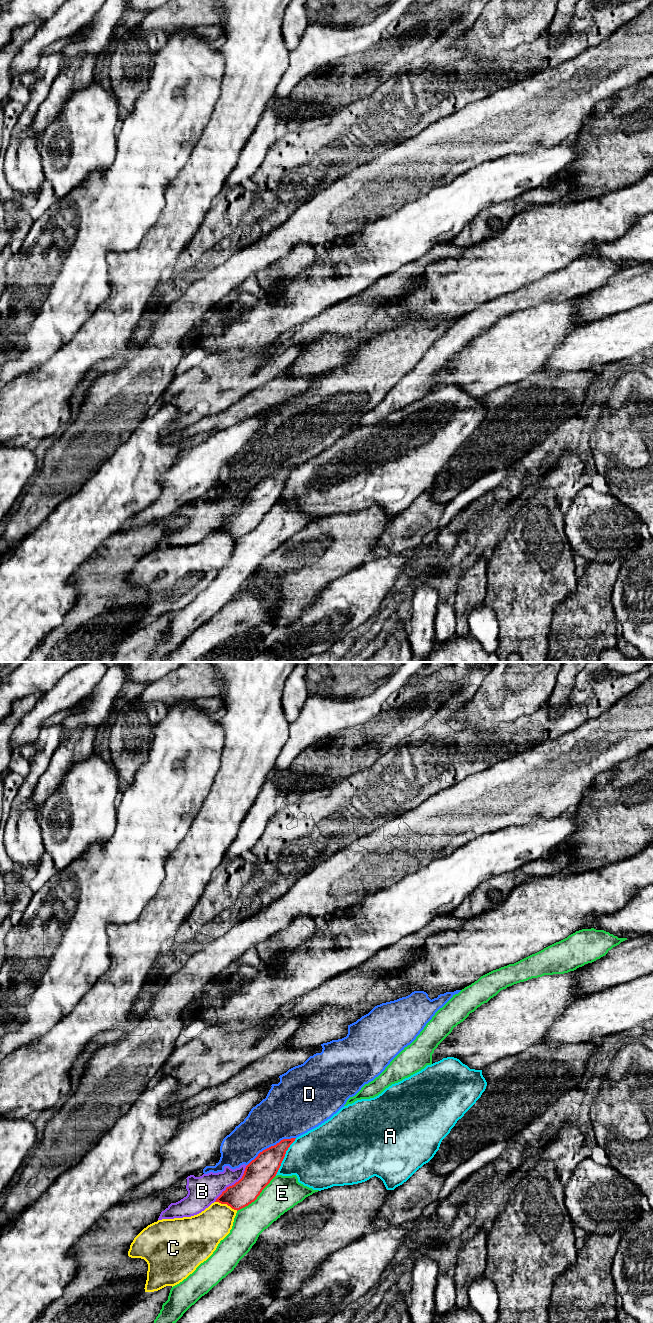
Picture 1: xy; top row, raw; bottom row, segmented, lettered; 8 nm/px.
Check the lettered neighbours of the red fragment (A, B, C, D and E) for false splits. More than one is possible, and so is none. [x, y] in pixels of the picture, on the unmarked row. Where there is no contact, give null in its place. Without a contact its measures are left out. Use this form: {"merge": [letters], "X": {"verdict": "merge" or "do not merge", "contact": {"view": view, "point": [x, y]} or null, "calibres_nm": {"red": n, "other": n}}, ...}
{"merge": [], "A": {"verdict": "do not merge", "contact": {"view": "xy", "point": [284, 484]}, "calibres_nm": {"red": 220, "other": 420}}, "B": {"verdict": "do not merge", "contact": {"view": "xy", "point": [234, 512]}, "calibres_nm": {"red": 220, "other": 240}}, "C": {"verdict": "do not merge", "contact": {"view": "xy", "point": [226, 531]}, "calibres_nm": {"red": 200, "other": 280}}, "D": {"verdict": "do not merge", "contact": {"view": "xy", "point": [271, 474]}, "calibres_nm": {"red": 220, "other": 380}}, "E": {"verdict": "do not merge", "contact": {"view": "xy", "point": [258, 523]}, "calibres_nm": {"red": 220, "other": 280}}}

